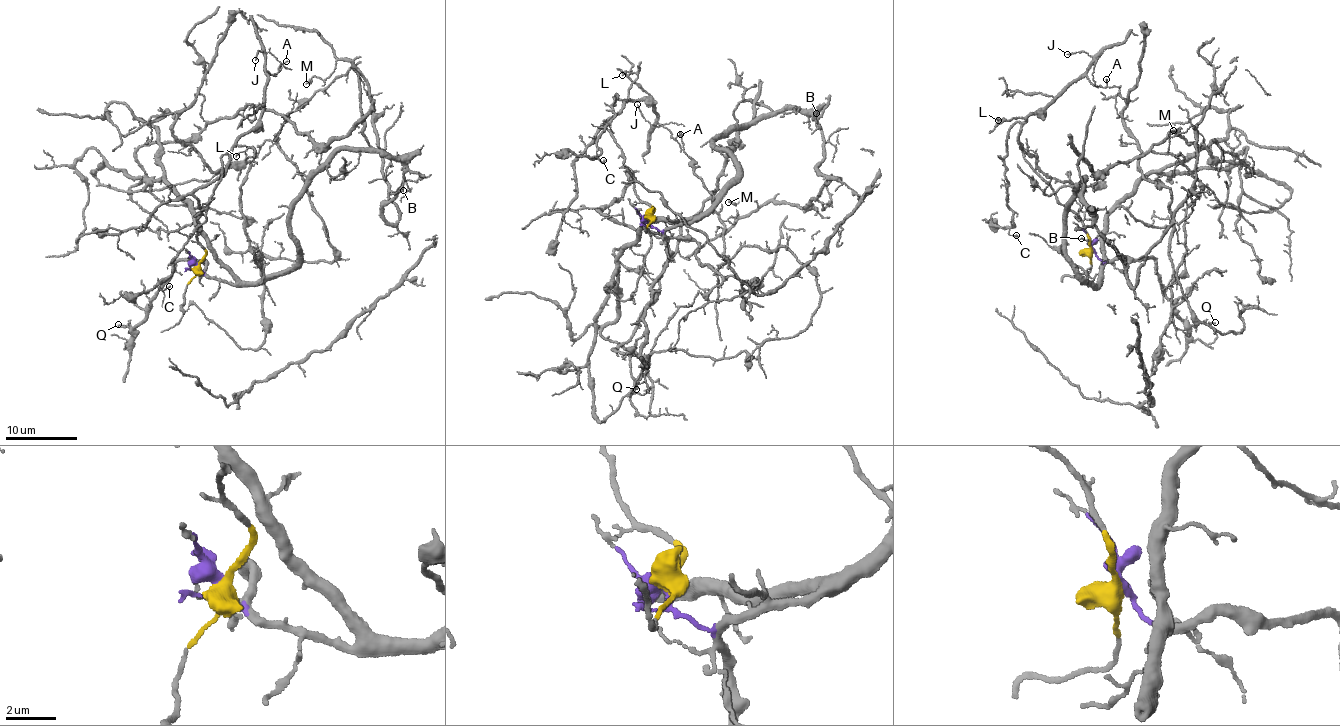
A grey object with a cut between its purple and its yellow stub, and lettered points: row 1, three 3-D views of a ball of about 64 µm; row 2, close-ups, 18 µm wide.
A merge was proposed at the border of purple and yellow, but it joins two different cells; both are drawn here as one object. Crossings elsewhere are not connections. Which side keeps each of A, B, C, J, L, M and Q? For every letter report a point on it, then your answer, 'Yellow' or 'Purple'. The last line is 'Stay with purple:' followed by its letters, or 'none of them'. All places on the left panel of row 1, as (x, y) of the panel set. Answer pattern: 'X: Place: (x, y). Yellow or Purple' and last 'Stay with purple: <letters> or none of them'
A: Place: (286, 61). Yellow
B: Place: (403, 190). Purple
C: Place: (169, 286). Yellow
J: Place: (255, 60). Yellow
L: Place: (236, 156). Yellow
M: Place: (306, 84). Purple
Q: Place: (118, 324). Purple
Stay with purple: B, M, Q

